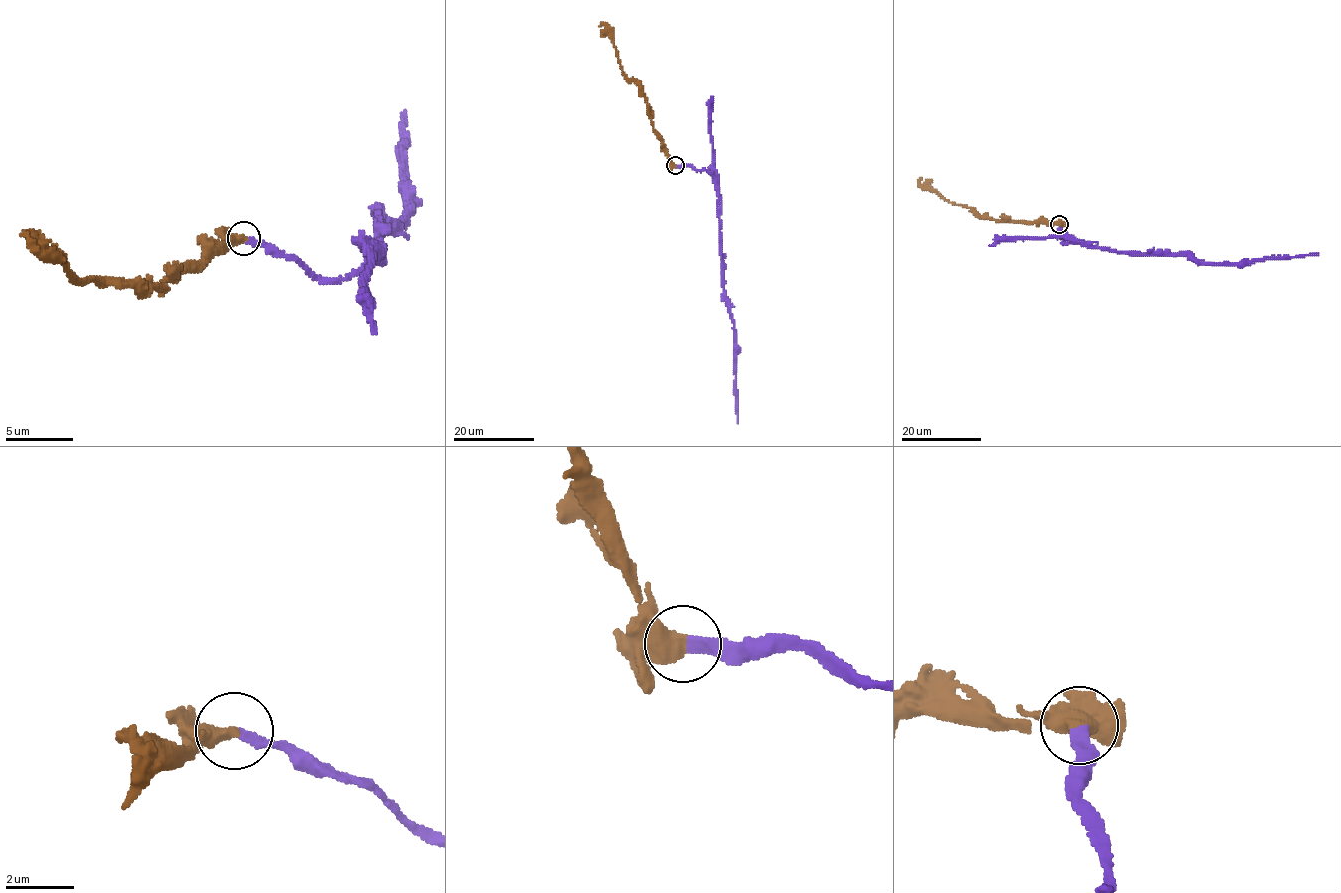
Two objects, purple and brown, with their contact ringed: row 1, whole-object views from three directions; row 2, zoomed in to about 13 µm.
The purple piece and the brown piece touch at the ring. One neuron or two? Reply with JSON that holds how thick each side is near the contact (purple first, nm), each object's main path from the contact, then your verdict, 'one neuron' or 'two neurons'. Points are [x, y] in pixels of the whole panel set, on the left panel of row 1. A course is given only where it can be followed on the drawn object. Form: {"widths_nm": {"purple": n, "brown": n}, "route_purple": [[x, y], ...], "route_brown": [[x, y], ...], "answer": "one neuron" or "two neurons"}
{"widths_nm": {"purple": 240, "brown": 550}, "route_purple": [[246, 238], [293, 255], [323, 279], [379, 262], [378, 210], [387, 225], [408, 219], [404, 112]], "route_brown": [[243, 238], [179, 270], [166, 291], [145, 293], [126, 281], [74, 277], [21, 234]], "answer": "one neuron"}

